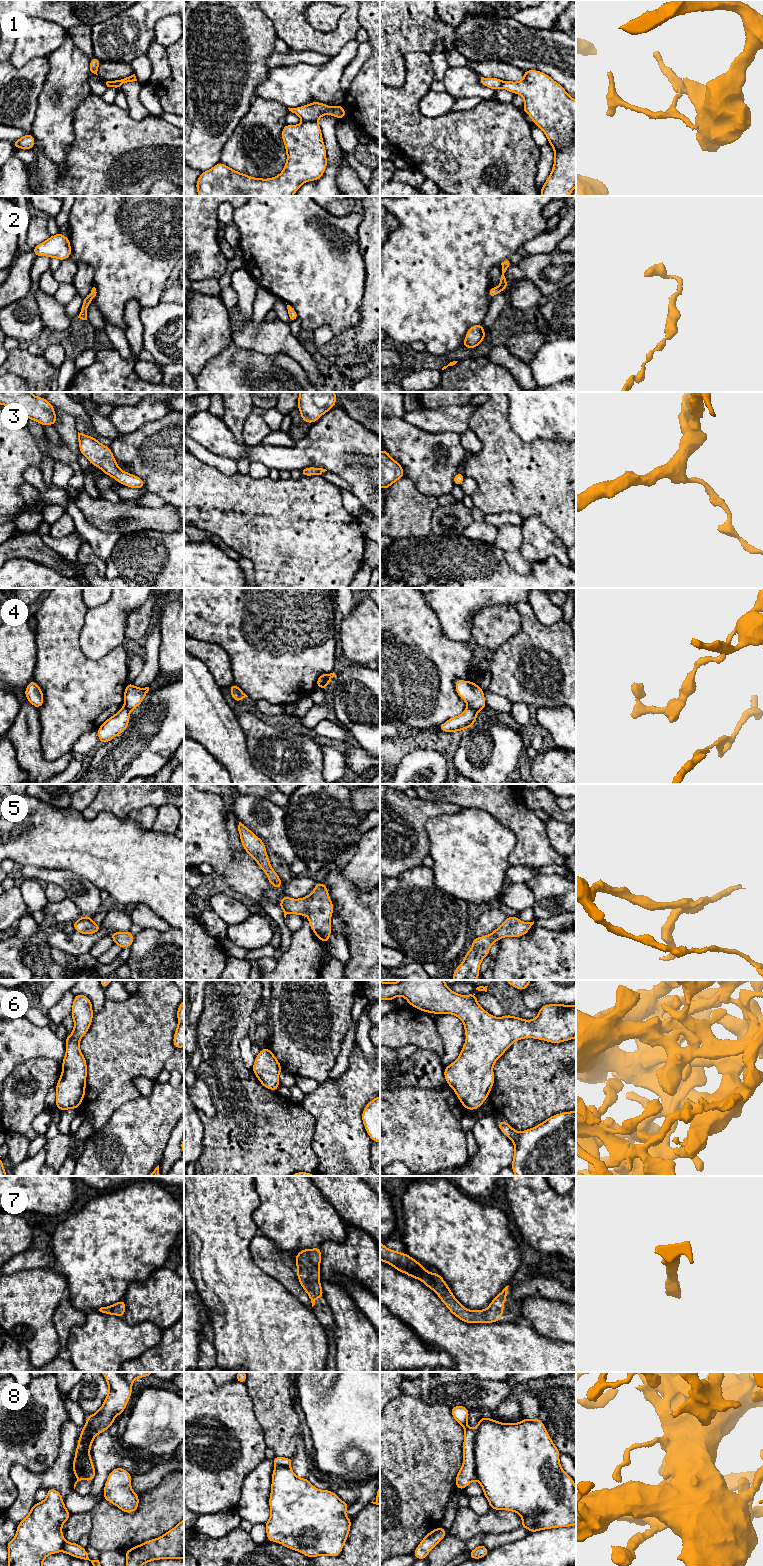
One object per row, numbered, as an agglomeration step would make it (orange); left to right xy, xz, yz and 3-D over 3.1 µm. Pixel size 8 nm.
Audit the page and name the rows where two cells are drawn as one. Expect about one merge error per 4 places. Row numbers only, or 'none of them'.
1, 4

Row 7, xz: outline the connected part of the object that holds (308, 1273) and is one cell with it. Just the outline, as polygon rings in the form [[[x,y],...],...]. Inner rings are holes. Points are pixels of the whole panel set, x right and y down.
[[[320,1247],[303,1249],[295,1257],[295,1264],[298,1268],[296,1275],[302,1288],[308,1294],[312,1307],[316,1299],[325,1297],[320,1284],[321,1259]]]

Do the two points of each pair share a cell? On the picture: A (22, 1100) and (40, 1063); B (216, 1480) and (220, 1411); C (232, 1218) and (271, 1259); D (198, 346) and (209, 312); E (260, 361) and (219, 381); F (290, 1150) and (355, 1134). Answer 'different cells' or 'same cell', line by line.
A: same cell
B: same cell
C: different cells
D: same cell
E: same cell
F: different cells

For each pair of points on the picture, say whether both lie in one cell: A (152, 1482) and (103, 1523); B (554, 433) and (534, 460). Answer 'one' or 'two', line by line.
A: two
B: two

